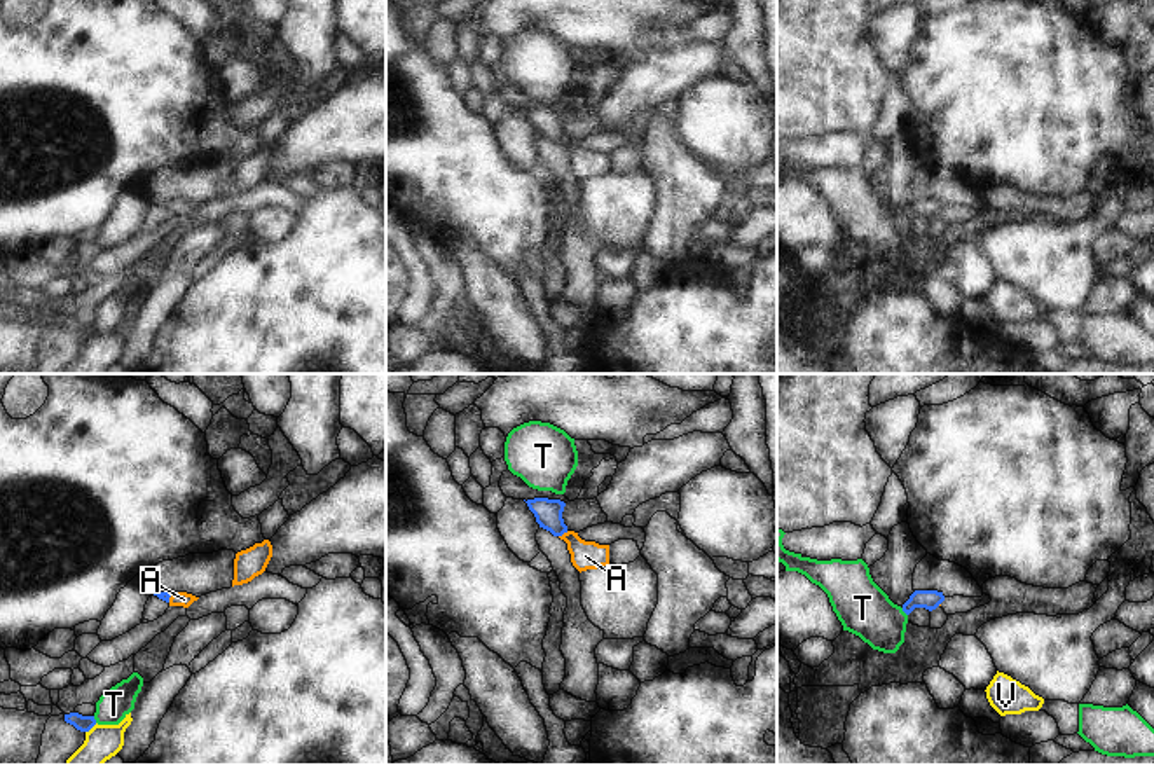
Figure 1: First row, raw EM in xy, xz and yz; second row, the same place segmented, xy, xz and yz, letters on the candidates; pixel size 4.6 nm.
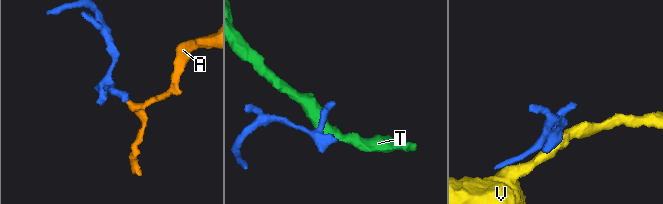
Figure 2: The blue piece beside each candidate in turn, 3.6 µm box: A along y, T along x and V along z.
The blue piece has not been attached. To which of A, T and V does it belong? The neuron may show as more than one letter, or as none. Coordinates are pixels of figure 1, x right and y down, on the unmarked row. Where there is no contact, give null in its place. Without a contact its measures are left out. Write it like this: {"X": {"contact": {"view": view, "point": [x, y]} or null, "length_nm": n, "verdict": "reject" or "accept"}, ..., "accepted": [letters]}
{"A": {"contact": {"view": "xz", "point": [563, 142]}, "length_nm": 50, "verdict": "accept"}, "T": {"contact": {"view": "yz", "point": [903, 219]}, "length_nm": 50, "verdict": "reject"}, "V": {"contact": {"view": "xy", "point": [91, 336]}, "length_nm": 70, "verdict": "reject"}, "accepted": ["A"]}

